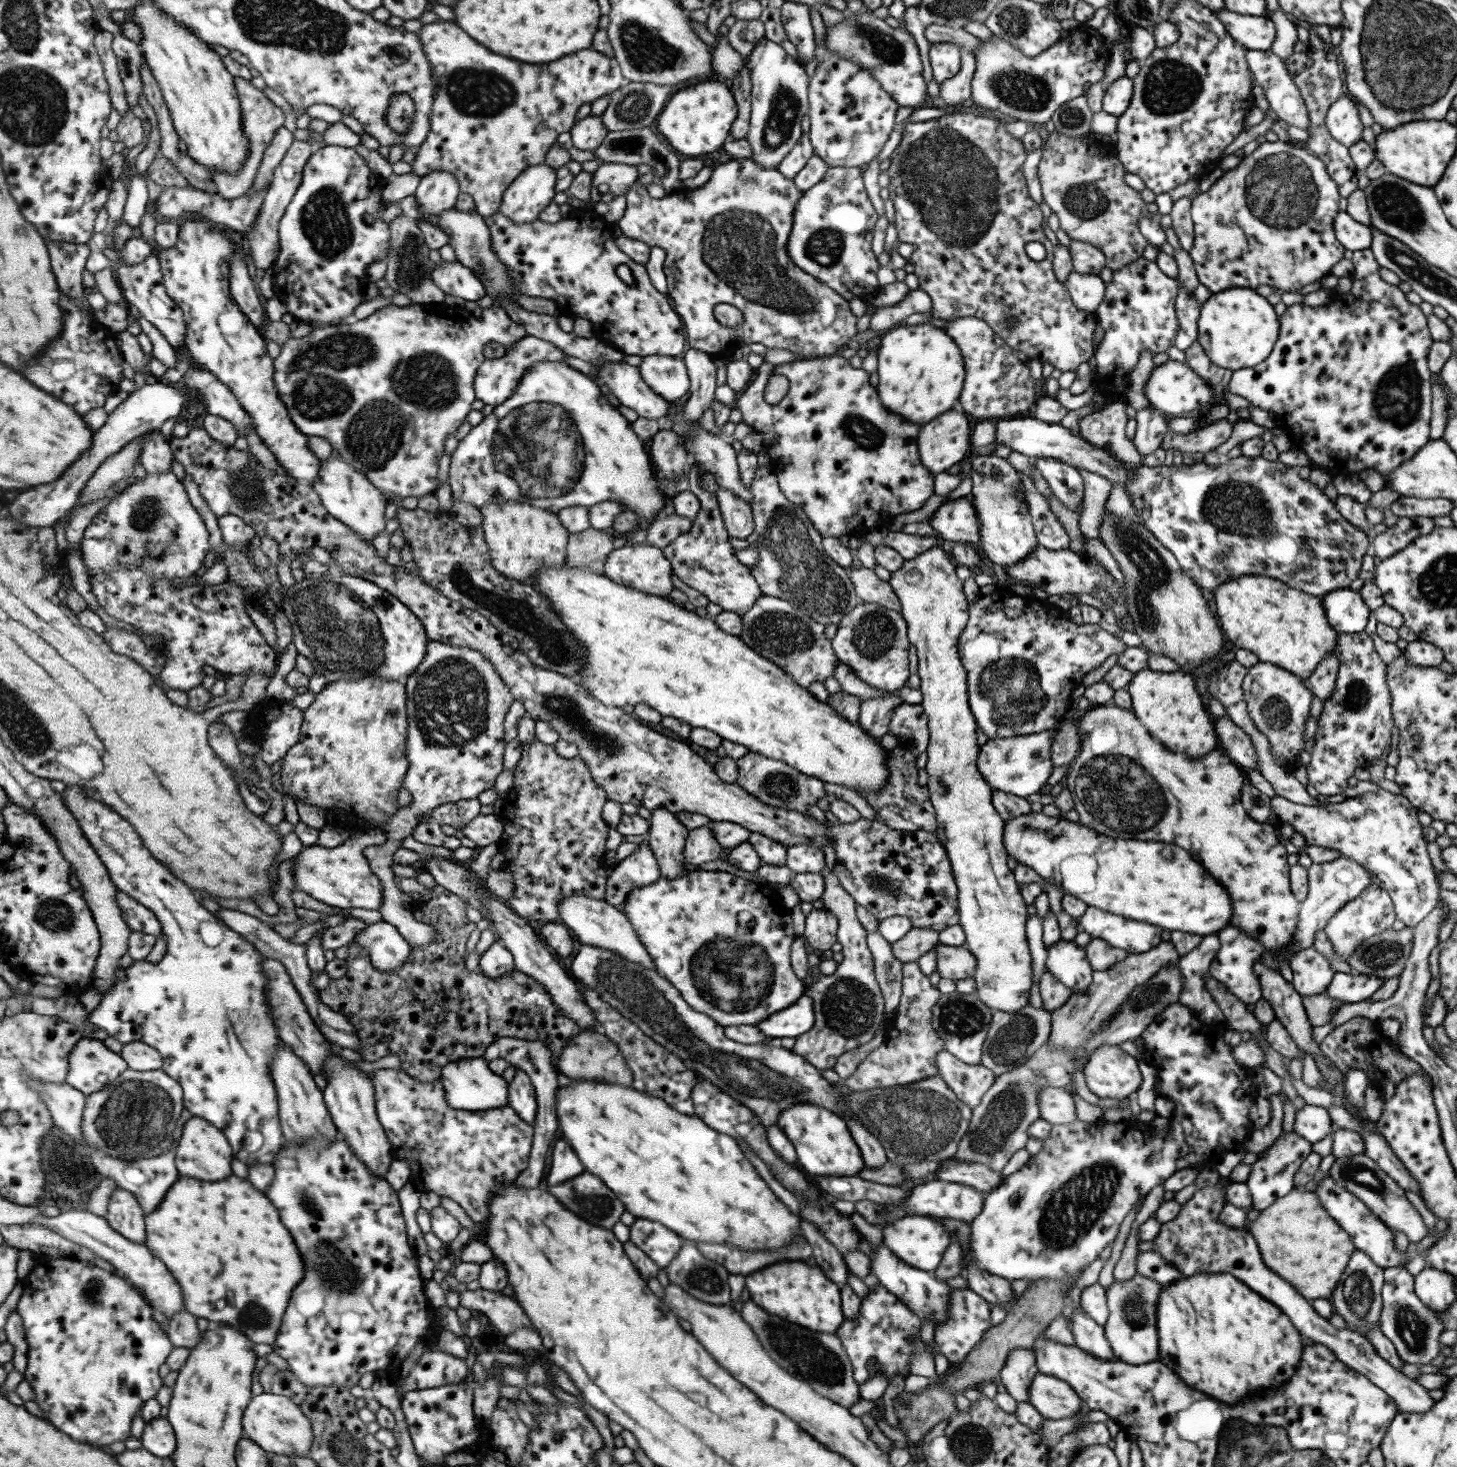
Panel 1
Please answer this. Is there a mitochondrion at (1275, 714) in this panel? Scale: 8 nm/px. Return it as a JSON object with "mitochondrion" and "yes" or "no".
{"mitochondrion":"yes"}

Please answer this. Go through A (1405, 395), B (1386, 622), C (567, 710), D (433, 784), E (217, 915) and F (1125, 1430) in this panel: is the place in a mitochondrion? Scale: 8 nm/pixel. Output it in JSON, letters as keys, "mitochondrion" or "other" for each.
{"A":"mitochondrion","B":"other","C":"mitochondrion","D":"other","E":"other","F":"other"}

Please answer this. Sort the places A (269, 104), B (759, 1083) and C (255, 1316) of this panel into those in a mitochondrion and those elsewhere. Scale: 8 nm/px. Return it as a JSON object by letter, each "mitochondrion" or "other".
{"A":"other","B":"mitochondrion","C":"mitochondrion"}

